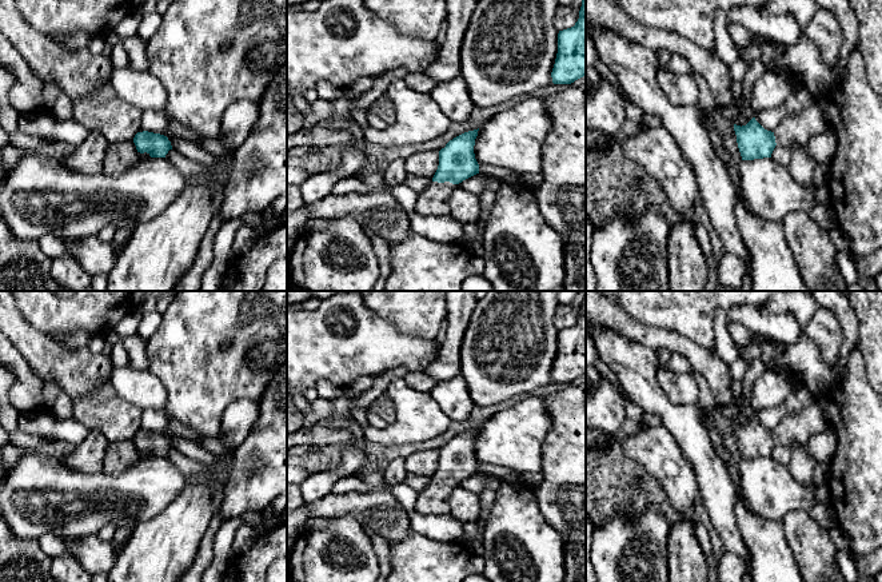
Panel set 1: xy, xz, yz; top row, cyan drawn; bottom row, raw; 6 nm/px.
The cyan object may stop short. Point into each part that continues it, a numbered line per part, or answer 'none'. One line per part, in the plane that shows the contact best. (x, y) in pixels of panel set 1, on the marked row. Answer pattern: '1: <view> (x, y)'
1: xz (434, 200)

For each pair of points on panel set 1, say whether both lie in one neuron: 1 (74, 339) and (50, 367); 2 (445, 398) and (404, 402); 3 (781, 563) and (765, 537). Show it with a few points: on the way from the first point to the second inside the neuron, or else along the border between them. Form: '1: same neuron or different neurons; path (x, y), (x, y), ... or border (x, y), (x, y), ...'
1: different neurons; border (48, 334), (60, 342), (83, 346)
2: different neurons; border (428, 393), (451, 419)
3: same neuron; path (774, 557), (766, 543)

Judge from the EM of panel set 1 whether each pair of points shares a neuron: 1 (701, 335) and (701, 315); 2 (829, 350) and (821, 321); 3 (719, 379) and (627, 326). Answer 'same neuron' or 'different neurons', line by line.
1: same neuron
2: same neuron
3: same neuron

